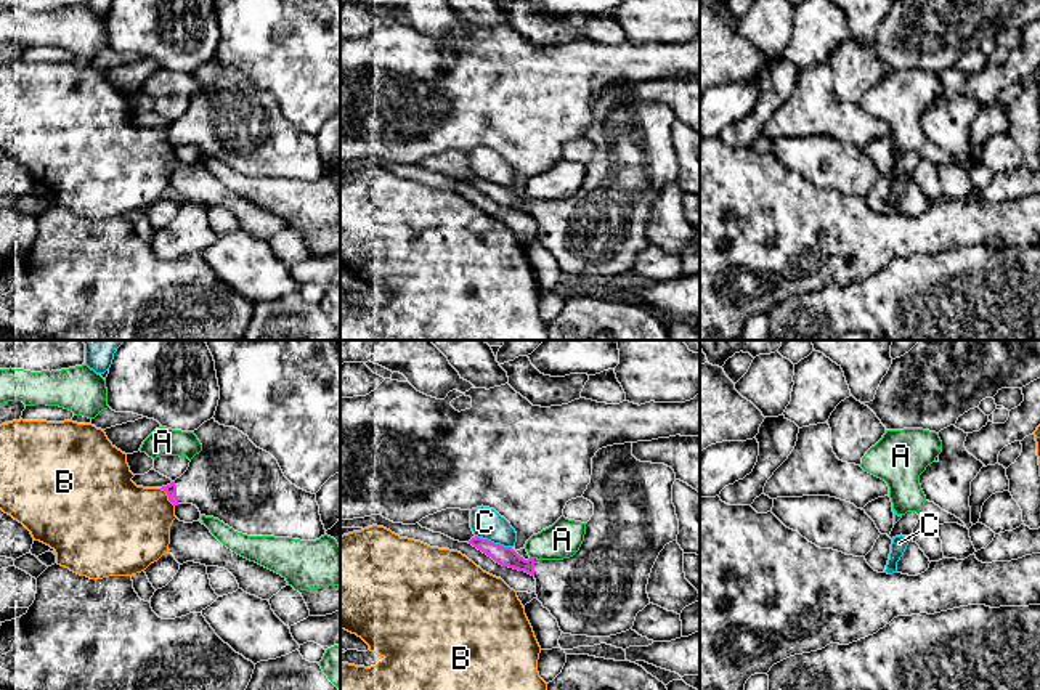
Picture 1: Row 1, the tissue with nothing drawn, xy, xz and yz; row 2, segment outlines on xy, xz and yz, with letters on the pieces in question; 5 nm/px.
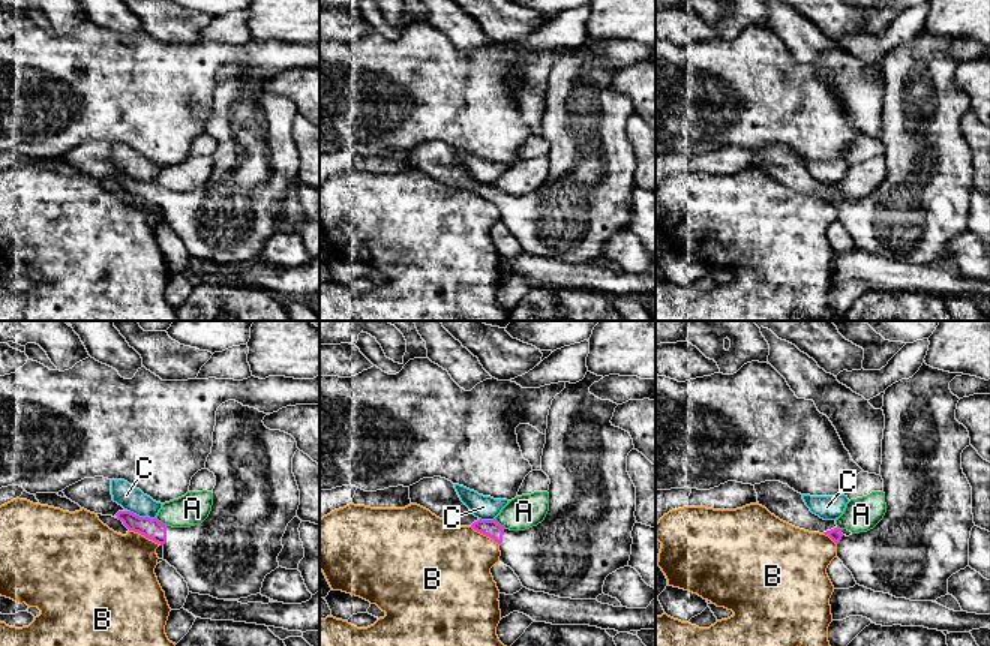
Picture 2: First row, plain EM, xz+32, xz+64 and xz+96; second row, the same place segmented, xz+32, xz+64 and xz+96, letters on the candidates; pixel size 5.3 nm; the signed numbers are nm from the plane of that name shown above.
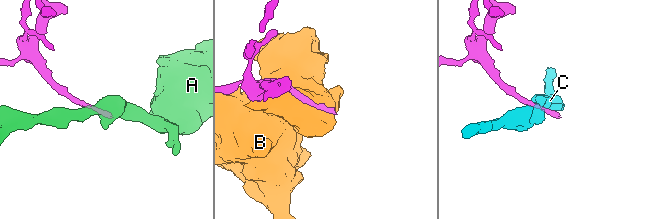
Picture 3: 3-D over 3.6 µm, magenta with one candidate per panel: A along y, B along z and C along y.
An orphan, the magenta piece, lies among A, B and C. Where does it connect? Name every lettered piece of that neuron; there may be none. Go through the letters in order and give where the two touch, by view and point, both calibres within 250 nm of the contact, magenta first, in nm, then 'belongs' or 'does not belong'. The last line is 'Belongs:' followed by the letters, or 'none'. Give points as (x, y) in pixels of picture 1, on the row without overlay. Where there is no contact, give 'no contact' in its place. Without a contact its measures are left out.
A: meets magenta in xz at (530, 198); 100 nm thick on the magenta side, 180 nm on the other; does not belong
B: meets magenta in xy at (167, 135); 60 nm thick on the magenta side, 420 nm on the other; does not belong
C: meets magenta in xz at (493, 183); 100 nm thick on the magenta side, 150 nm on the other; does not belong
Belongs: none

